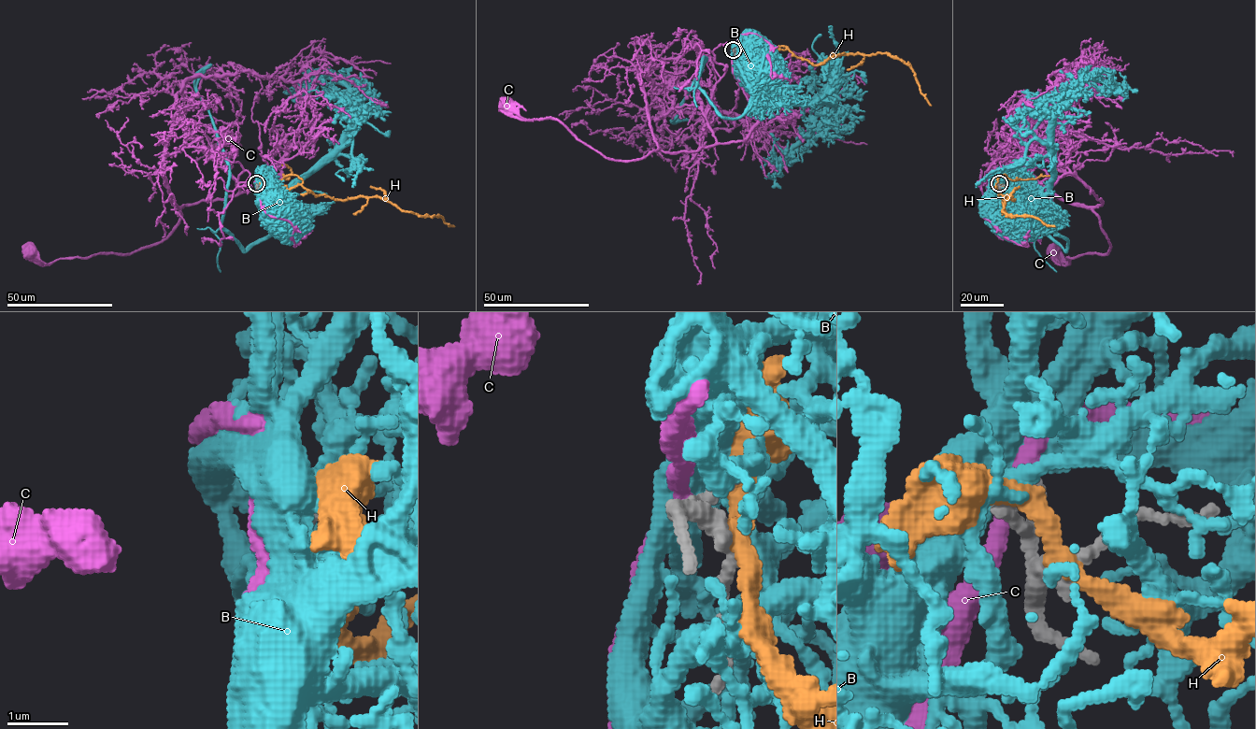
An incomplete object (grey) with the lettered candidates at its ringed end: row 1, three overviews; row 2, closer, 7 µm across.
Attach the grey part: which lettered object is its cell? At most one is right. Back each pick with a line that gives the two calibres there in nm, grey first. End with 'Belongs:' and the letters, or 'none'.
B: 140 nm thick on the grey side, 500 nm on the other
Belongs: B

